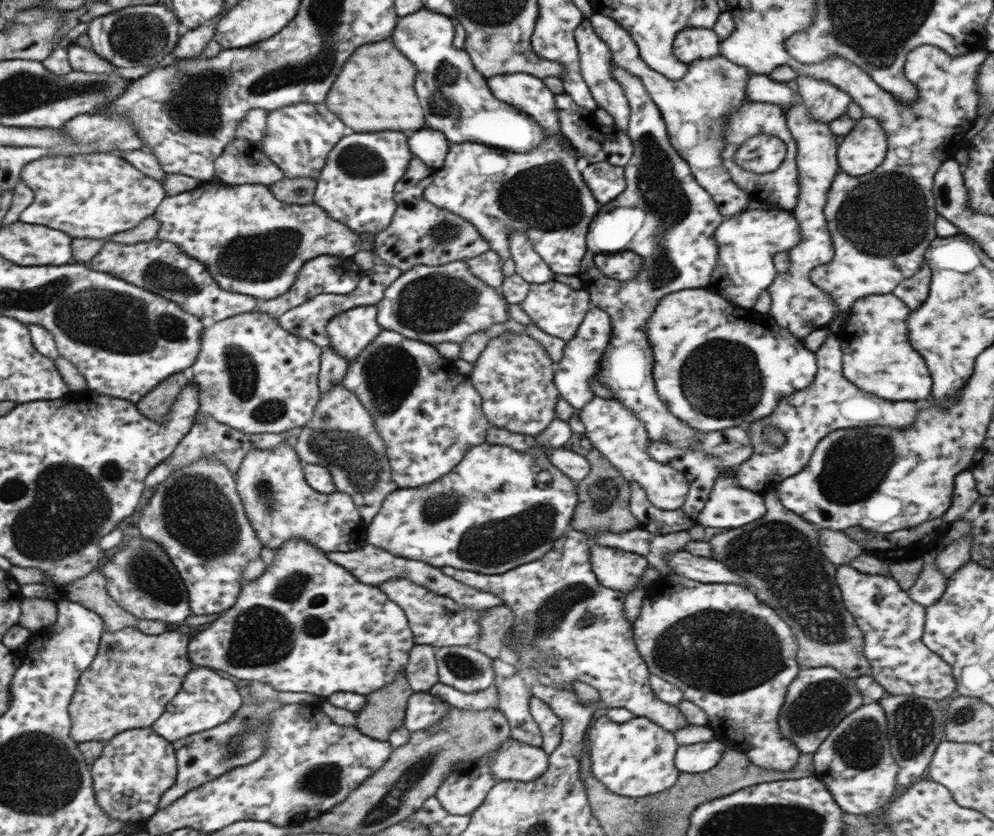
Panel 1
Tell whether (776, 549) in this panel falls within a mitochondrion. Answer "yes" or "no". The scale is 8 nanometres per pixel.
yes

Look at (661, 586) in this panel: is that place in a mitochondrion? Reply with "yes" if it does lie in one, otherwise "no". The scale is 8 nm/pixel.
no

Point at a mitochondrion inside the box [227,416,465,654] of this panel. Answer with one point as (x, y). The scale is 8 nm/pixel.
(351, 457)

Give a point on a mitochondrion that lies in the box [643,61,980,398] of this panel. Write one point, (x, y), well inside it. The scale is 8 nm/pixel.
(886, 216)

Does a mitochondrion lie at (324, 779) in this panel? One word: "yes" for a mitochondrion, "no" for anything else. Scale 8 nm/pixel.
yes

